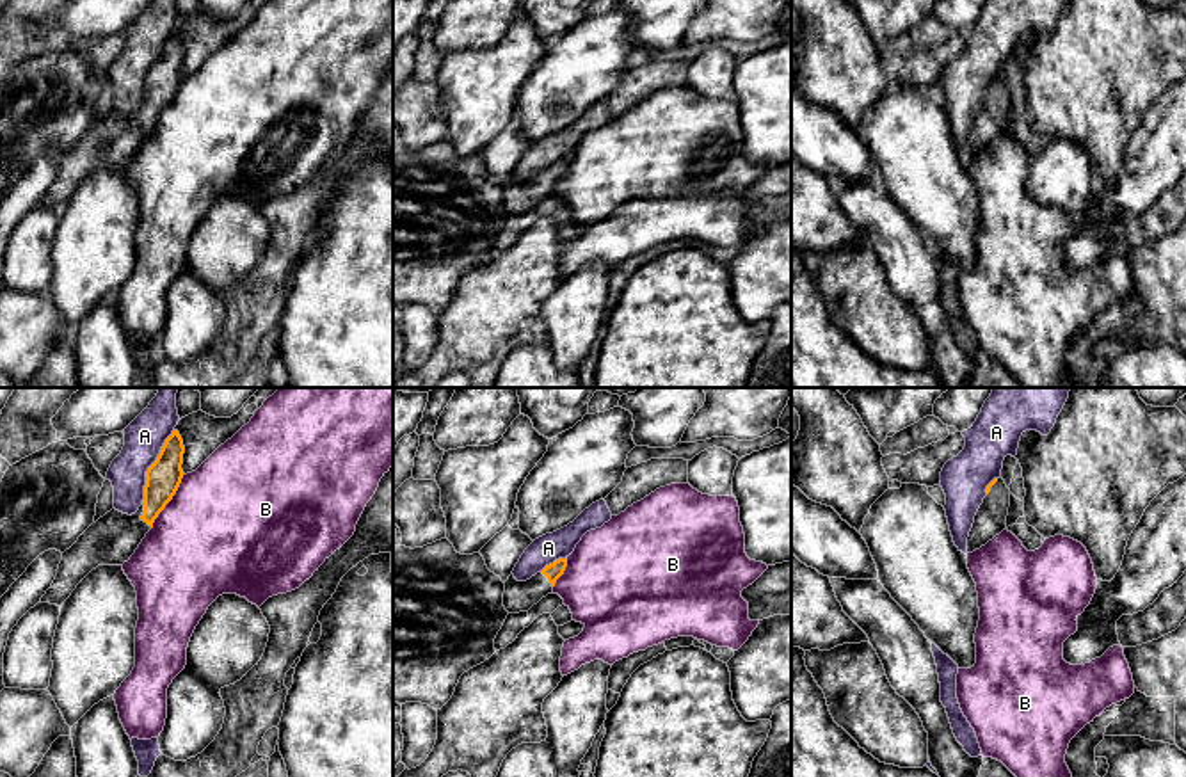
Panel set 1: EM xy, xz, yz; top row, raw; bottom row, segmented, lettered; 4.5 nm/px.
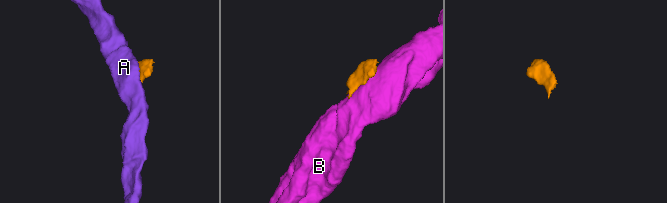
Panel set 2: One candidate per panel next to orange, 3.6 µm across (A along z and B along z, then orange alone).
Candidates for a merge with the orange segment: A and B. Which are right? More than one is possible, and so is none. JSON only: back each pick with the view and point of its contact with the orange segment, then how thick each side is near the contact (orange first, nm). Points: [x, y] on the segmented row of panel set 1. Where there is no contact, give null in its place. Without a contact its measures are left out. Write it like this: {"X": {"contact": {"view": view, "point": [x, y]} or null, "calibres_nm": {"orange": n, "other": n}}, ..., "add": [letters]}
{"add": []}

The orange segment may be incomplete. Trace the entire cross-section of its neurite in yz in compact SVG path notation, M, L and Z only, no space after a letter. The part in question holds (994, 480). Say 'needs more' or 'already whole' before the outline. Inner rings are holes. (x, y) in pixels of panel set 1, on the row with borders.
needs more | M1001 477L994 478L987 485L987 496L974 516L974 523L967 537L967 553L980 549L1006 530L1008 507L1010 489Z

